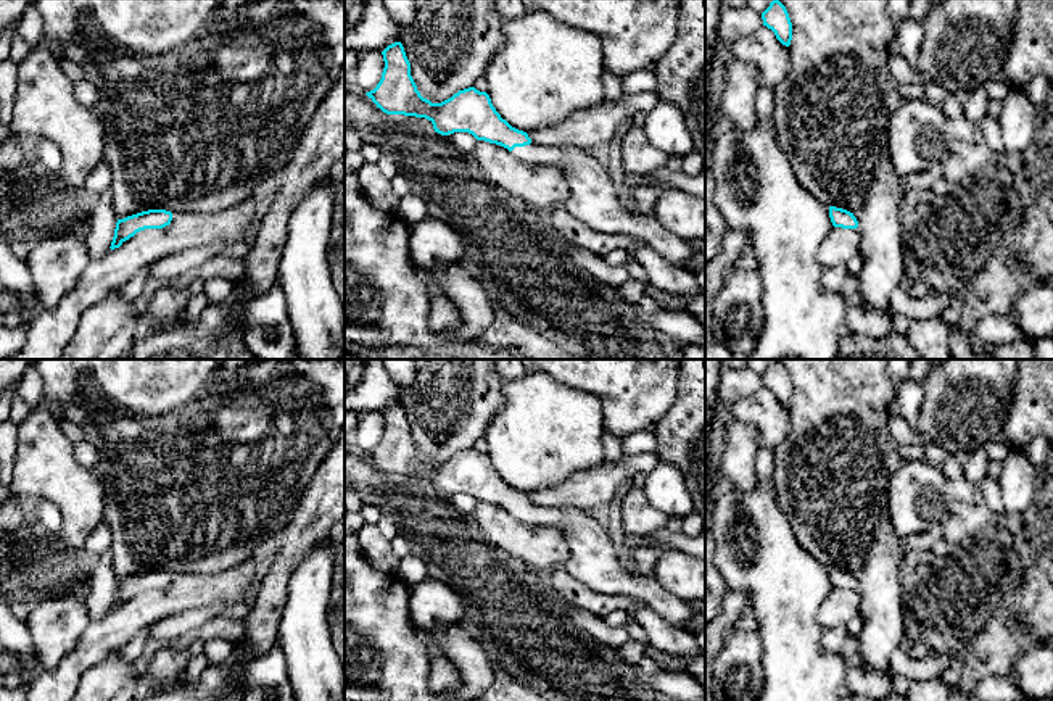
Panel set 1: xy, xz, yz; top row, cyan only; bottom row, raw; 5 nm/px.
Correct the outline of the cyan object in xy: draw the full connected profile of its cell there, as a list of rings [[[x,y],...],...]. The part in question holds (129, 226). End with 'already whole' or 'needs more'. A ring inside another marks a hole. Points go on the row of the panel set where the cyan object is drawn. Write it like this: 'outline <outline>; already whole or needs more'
outline [[[148,209],[124,219],[118,219],[111,250],[119,248],[126,240],[145,229],[163,229],[172,221],[172,213],[166,209]]]; already whole

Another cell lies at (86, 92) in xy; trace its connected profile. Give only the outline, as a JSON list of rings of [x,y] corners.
[[[87,79],[76,81],[76,82],[72,82],[72,85],[74,85],[76,98],[82,105],[93,106],[98,102],[100,93],[98,93],[97,87],[92,82],[89,82]]]

